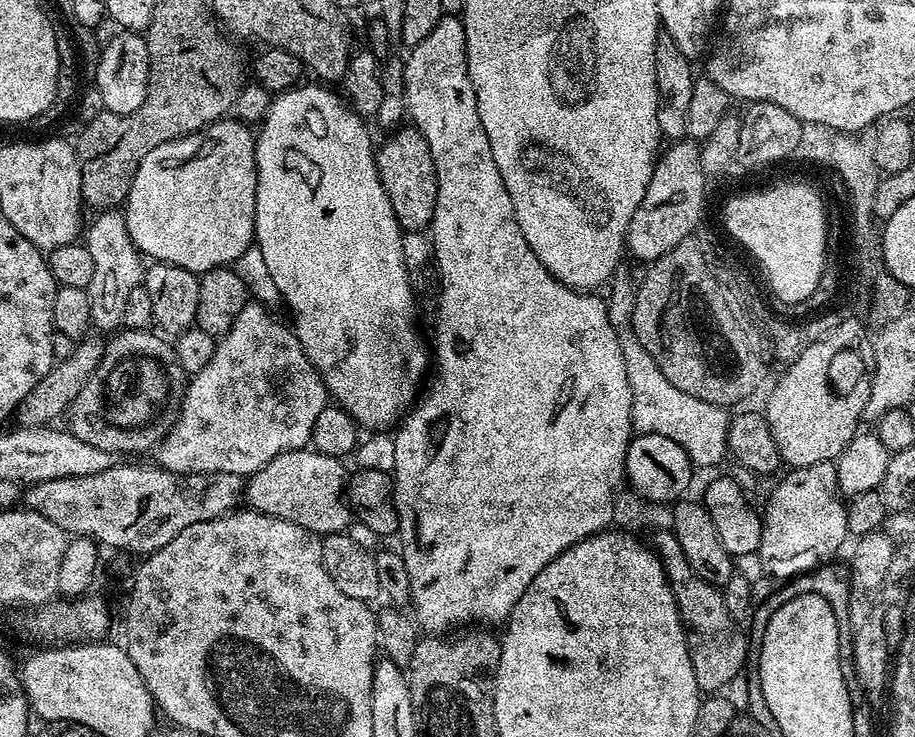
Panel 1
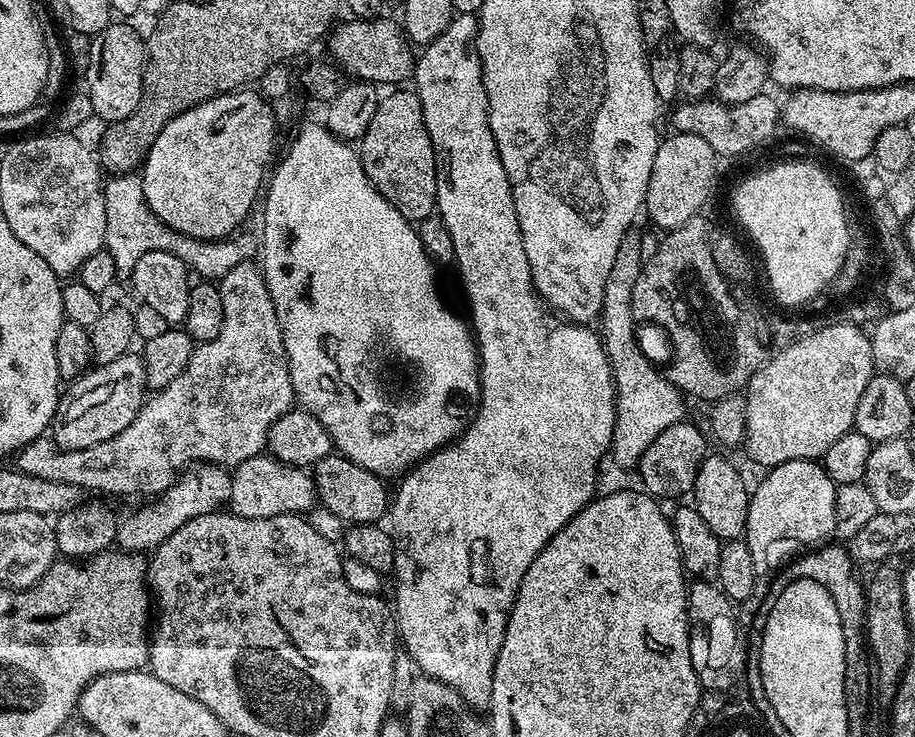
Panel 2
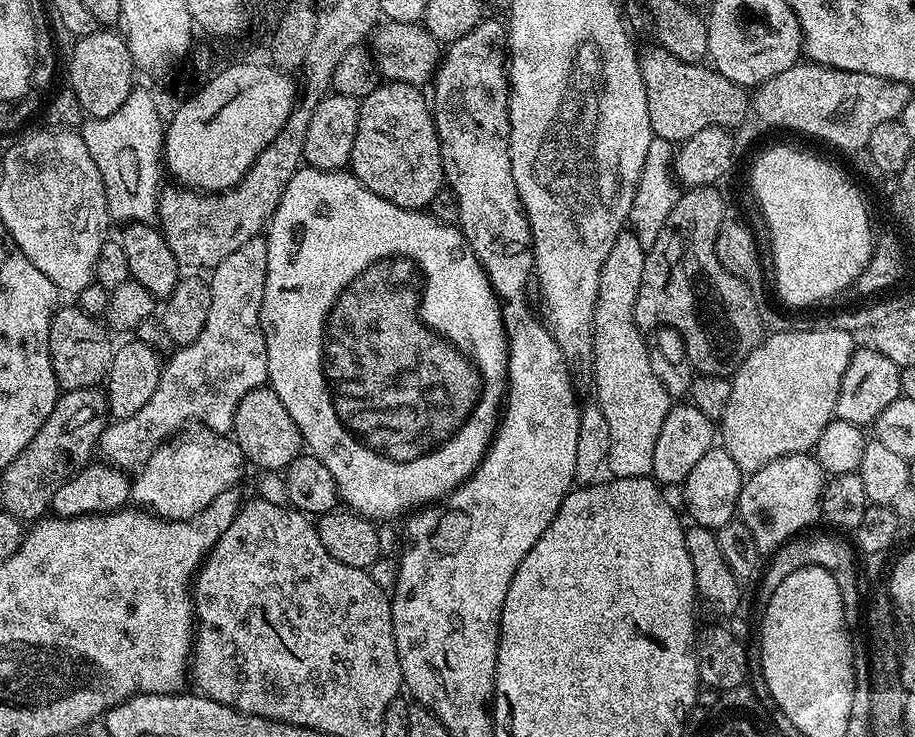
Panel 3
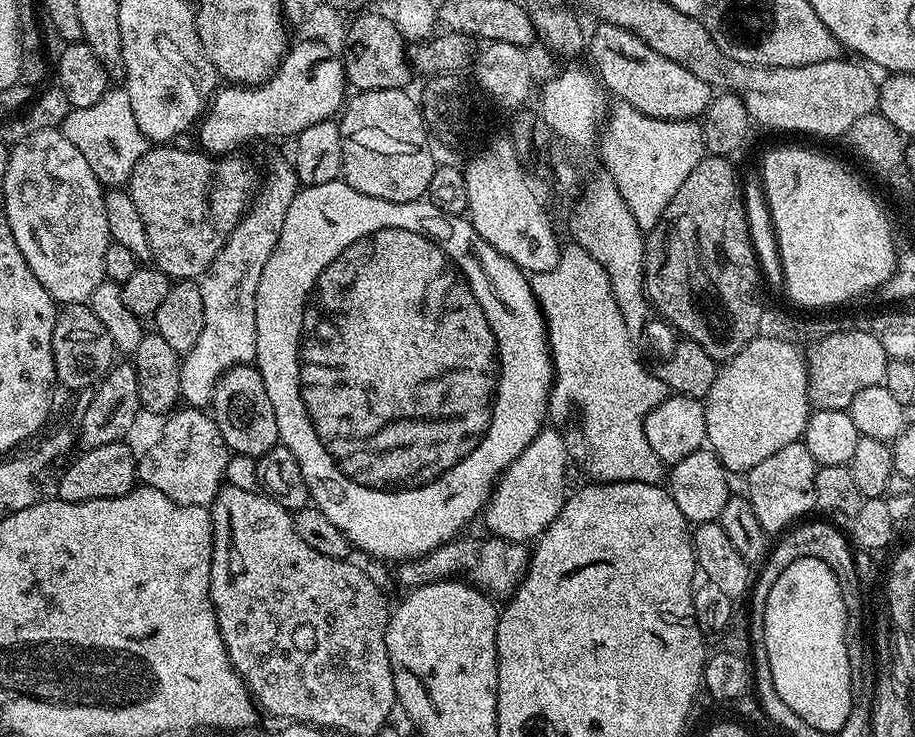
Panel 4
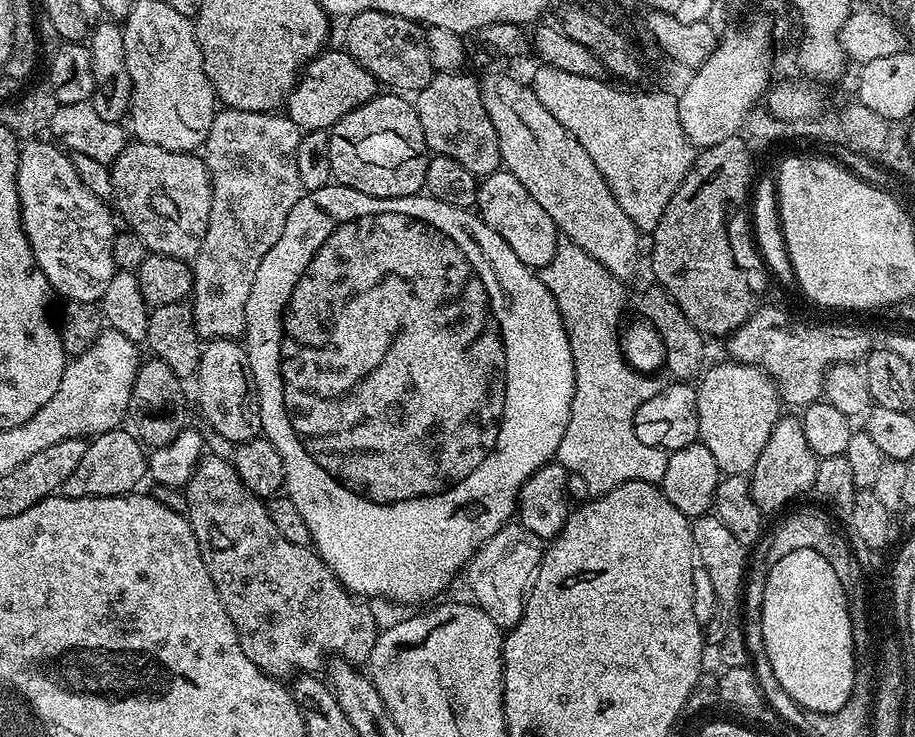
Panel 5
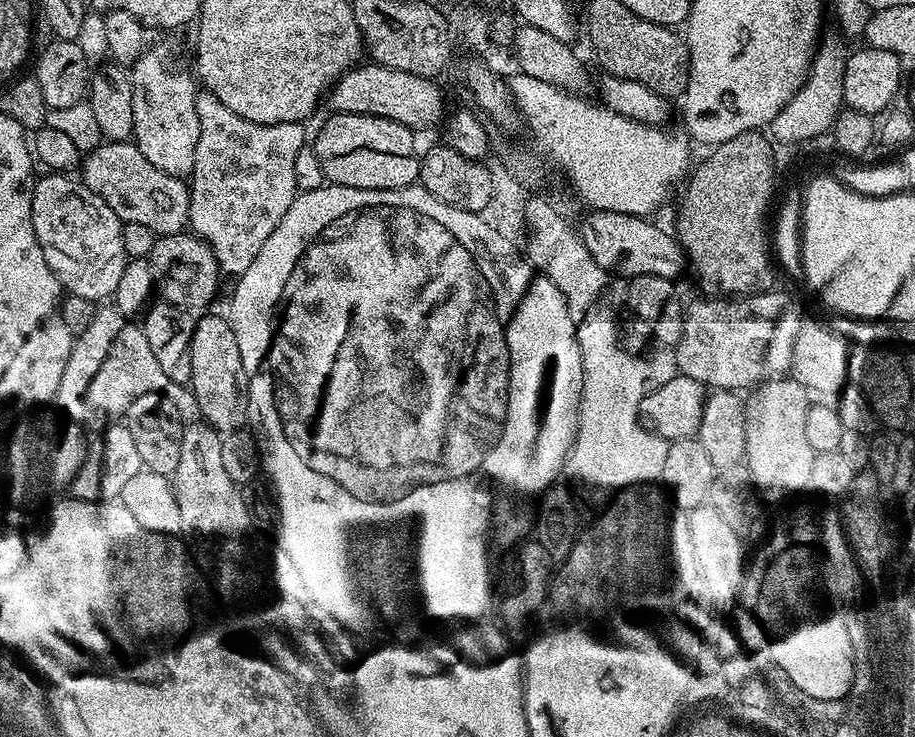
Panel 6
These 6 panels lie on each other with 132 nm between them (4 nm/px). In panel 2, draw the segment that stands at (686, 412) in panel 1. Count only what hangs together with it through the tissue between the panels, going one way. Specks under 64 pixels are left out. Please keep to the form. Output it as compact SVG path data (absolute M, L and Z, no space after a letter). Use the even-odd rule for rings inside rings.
M636 226L628 228L622 238L622 246L618 246L618 255L614 257L610 278L606 278L602 313L602 339L612 367L612 380L616 384L616 421L610 456L622 467L632 469L639 465L642 454L650 450L650 442L654 442L654 438L658 438L662 430L670 430L670 426L685 419L686 403L680 389L673 386L657 365L647 360L640 348L638 322L632 316L634 286L638 286L640 270L645 261L640 256L642 232L638 229Z

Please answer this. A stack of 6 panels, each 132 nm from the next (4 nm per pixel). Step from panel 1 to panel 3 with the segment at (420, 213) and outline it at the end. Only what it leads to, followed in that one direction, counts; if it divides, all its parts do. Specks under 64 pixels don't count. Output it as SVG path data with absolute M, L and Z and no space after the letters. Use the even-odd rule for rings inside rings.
M377 83L374 91L360 101L358 134L354 134L354 150L350 171L378 198L399 208L424 210L445 187L444 167L440 157L440 140L436 136L434 113L419 87L414 84Z

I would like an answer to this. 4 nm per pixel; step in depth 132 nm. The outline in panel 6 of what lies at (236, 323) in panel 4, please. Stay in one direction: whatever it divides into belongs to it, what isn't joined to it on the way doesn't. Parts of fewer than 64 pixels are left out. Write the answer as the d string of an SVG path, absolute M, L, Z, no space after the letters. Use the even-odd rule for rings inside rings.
M207 90L197 91L196 109L198 110L198 150L194 150L194 166L190 177L192 201L188 211L188 222L191 231L195 235L201 236L214 250L221 273L225 277L238 278L246 270L250 270L250 262L254 262L254 258L258 258L258 250L262 250L262 246L266 246L266 238L270 238L270 234L274 234L278 222L282 222L286 210L290 210L290 206L297 198L298 189L294 182L294 157L298 154L300 148L305 147L305 125L300 122L295 124L255 124L238 114L234 114L234 110L230 110L230 106L222 106L222 102L218 102L218 98L214 98L214 94Z

